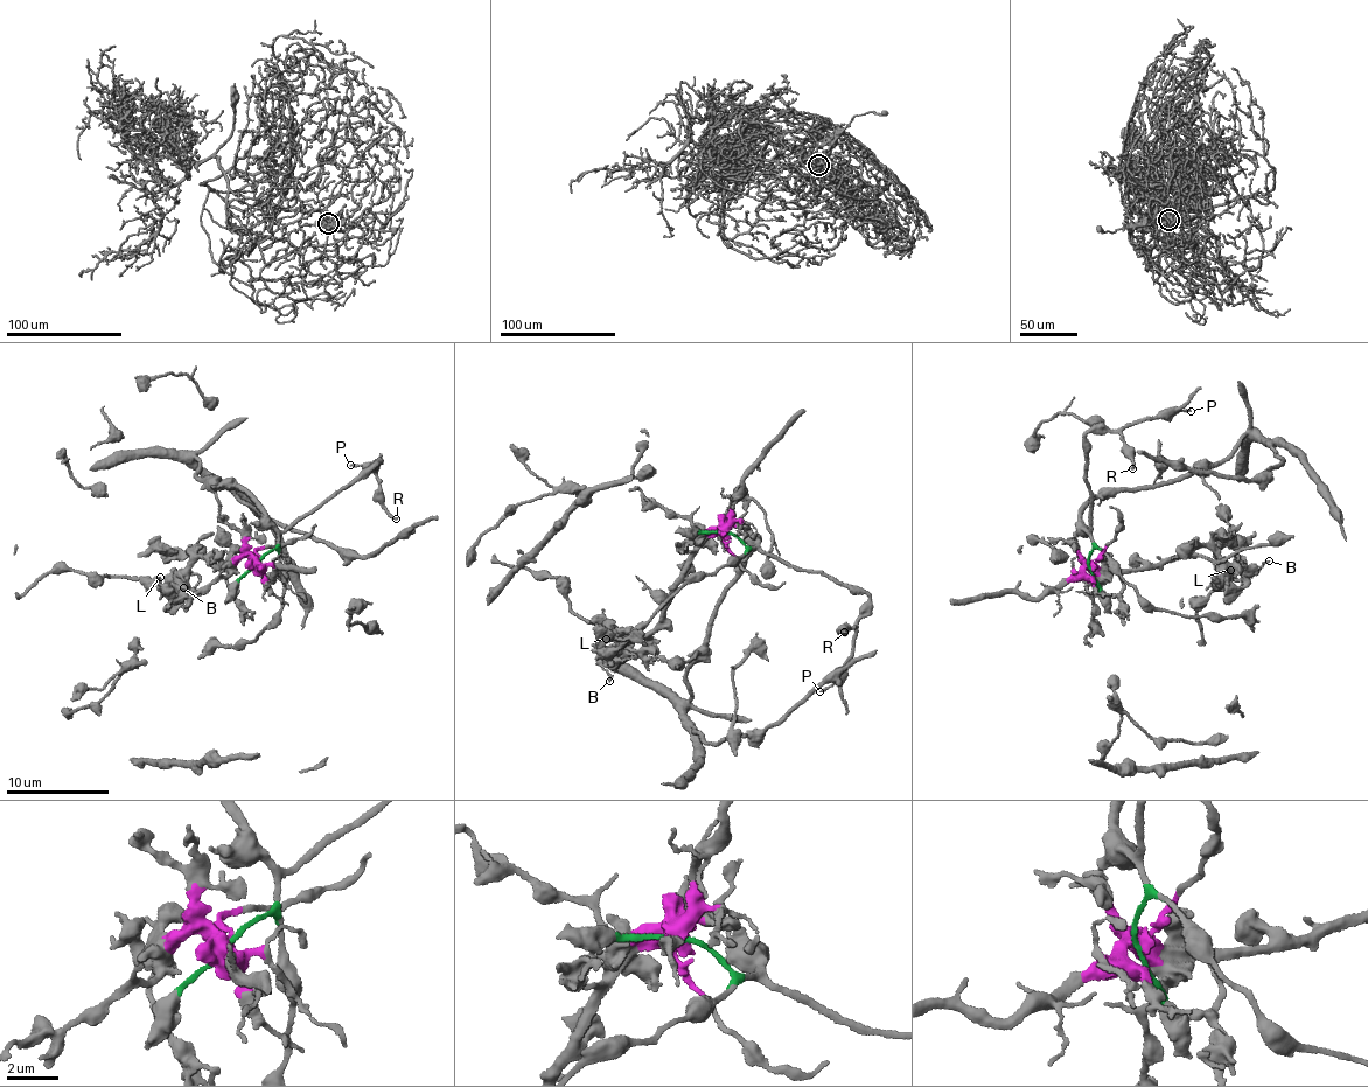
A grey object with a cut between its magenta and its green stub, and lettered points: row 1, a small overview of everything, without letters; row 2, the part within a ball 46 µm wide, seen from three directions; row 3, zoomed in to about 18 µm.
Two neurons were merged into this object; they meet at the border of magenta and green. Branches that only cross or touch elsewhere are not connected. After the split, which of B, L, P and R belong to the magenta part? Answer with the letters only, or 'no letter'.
B, L

